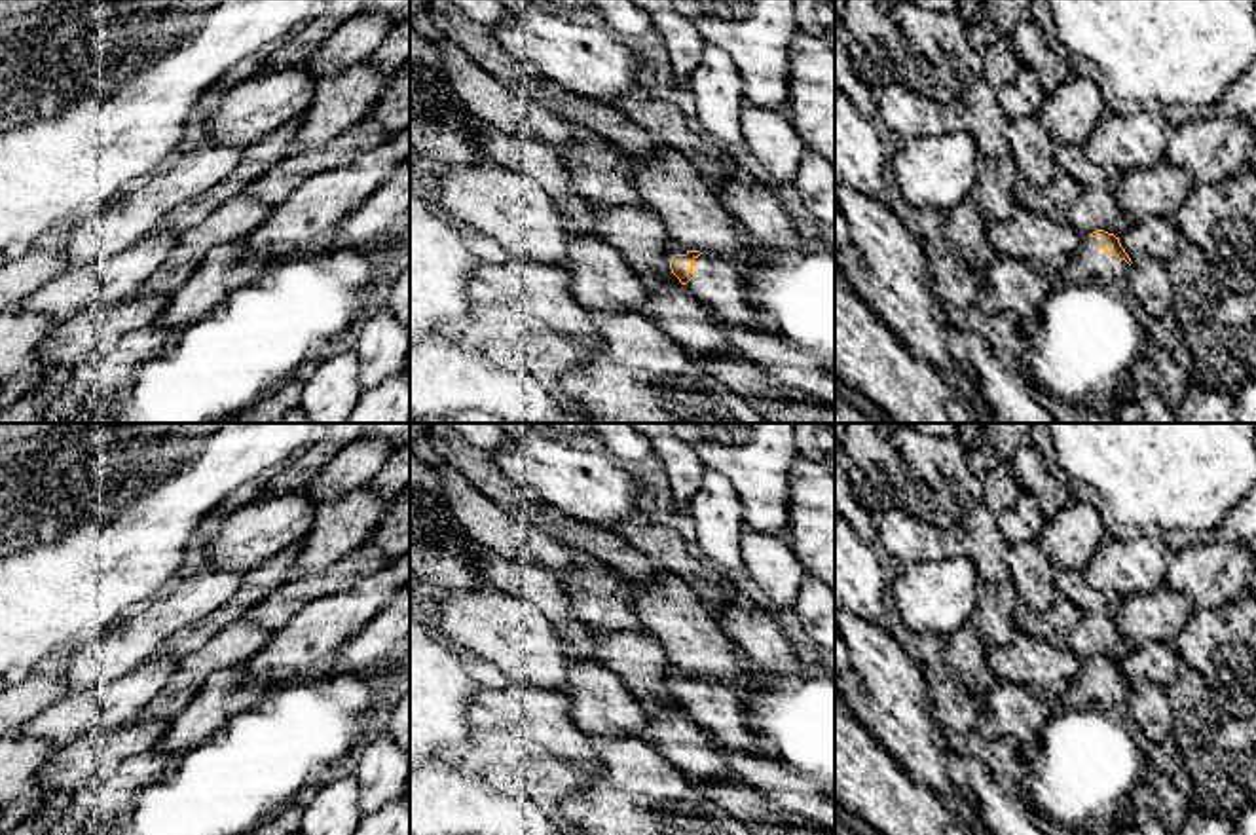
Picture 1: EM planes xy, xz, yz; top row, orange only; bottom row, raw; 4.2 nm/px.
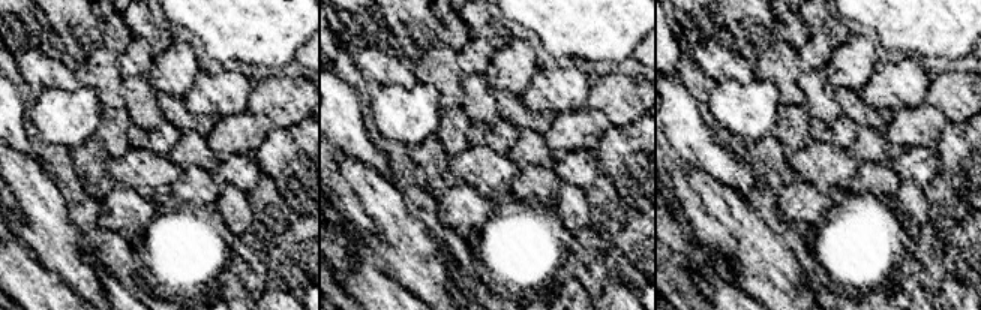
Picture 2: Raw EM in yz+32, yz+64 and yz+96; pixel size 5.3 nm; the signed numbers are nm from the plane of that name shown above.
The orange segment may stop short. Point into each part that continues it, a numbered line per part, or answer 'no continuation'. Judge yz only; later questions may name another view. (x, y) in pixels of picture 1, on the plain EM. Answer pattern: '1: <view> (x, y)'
1: yz (1089, 687)

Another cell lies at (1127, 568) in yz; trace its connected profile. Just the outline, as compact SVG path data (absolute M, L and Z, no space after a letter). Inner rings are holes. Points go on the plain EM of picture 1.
M1159 535L1104 541L1091 556L1083 577L1102 594L1117 592L1123 598L1146 594L1163 584L1169 556Z

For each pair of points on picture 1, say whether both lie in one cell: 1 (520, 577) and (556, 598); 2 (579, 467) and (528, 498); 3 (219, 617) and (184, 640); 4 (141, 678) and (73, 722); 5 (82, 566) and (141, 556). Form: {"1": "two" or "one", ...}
{"1": "one", "2": "two", "3": "one", "4": "one", "5": "one"}

